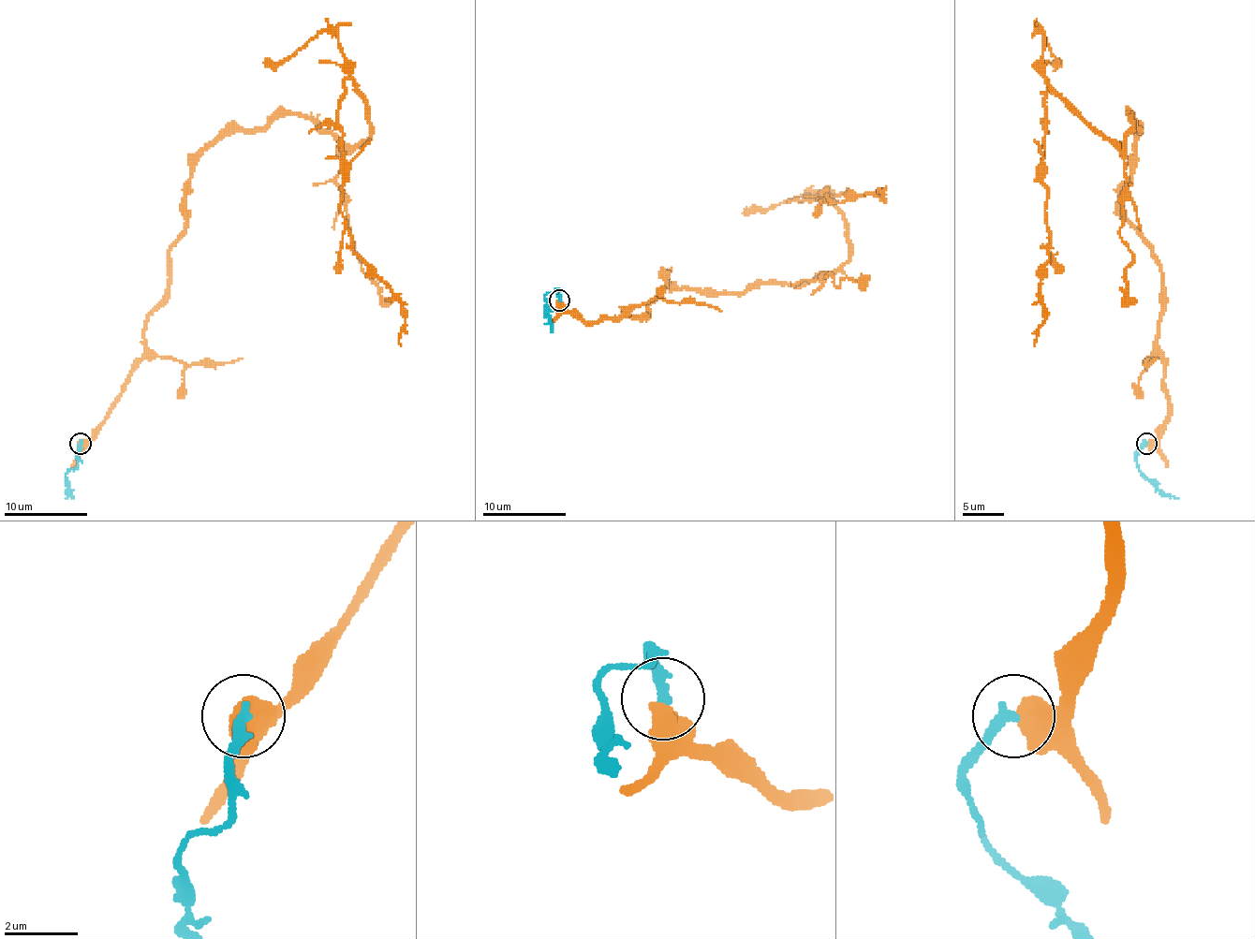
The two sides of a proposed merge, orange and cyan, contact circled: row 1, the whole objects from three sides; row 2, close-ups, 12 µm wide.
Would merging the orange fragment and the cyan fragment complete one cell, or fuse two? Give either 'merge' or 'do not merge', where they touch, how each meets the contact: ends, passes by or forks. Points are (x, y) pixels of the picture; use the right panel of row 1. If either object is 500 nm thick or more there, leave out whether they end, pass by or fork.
do not merge; at (1146, 444)

